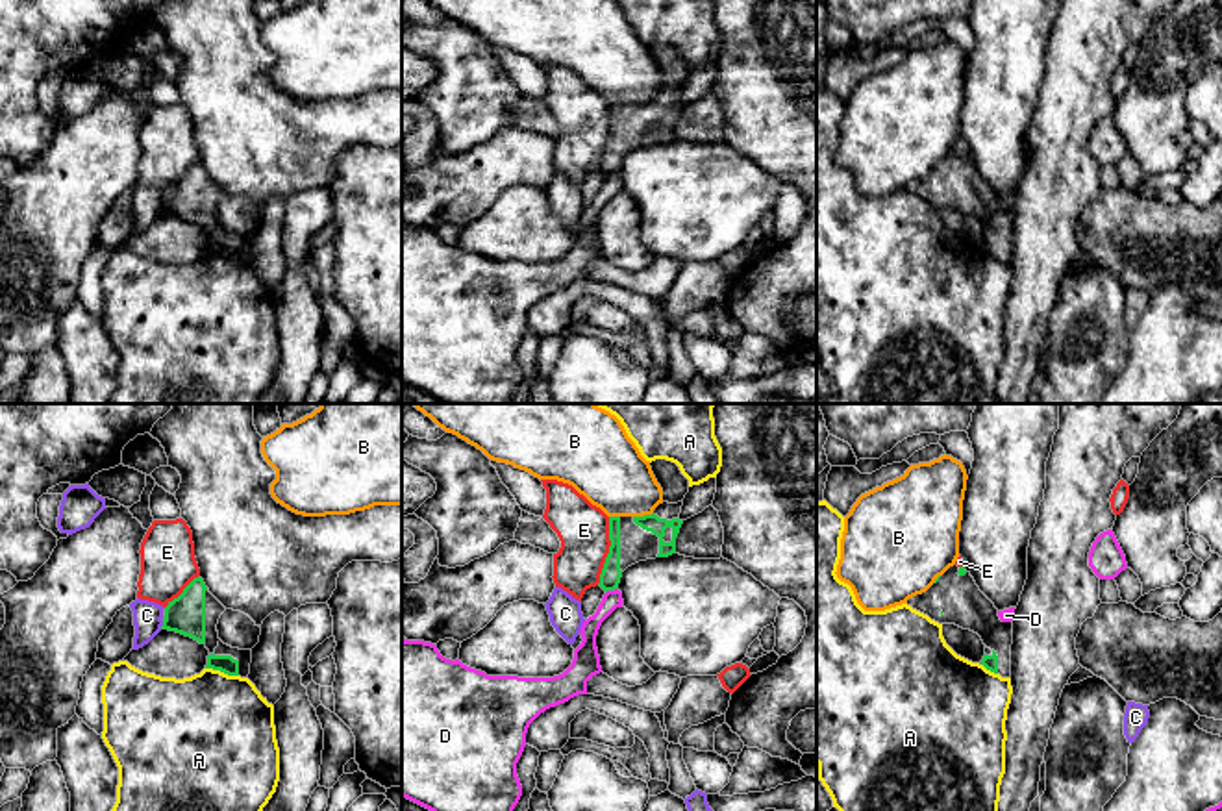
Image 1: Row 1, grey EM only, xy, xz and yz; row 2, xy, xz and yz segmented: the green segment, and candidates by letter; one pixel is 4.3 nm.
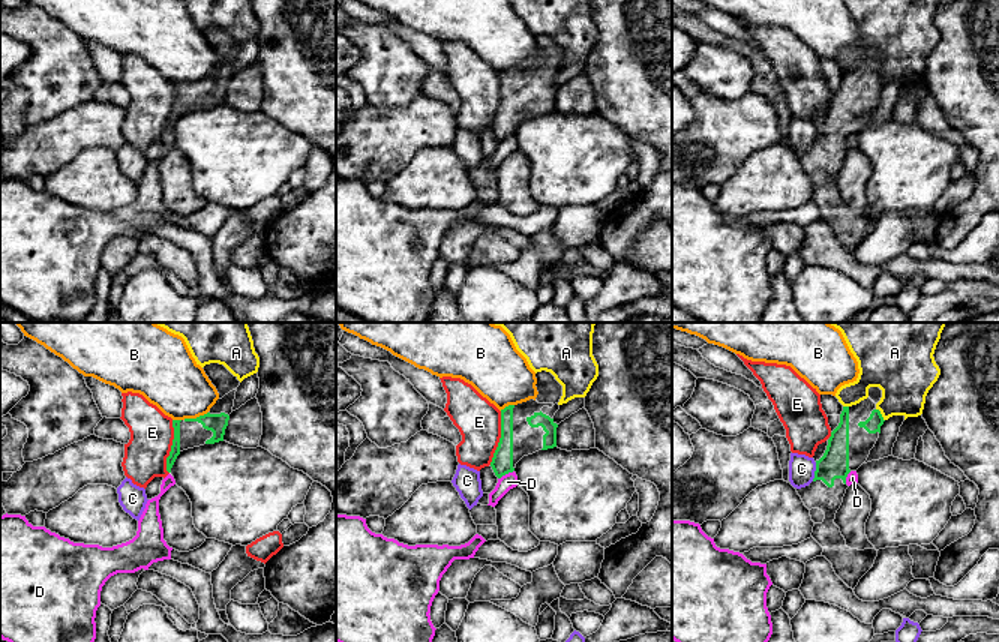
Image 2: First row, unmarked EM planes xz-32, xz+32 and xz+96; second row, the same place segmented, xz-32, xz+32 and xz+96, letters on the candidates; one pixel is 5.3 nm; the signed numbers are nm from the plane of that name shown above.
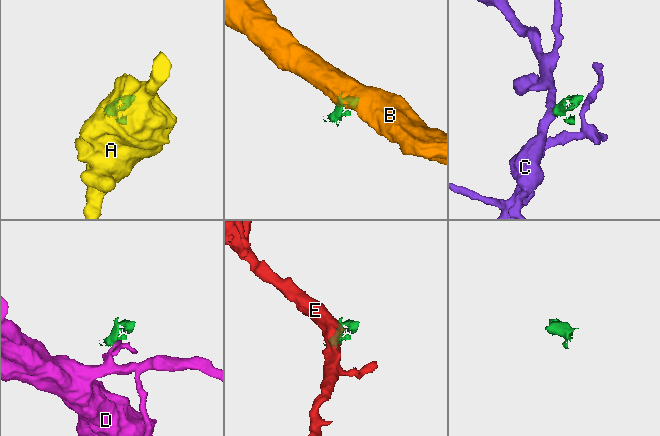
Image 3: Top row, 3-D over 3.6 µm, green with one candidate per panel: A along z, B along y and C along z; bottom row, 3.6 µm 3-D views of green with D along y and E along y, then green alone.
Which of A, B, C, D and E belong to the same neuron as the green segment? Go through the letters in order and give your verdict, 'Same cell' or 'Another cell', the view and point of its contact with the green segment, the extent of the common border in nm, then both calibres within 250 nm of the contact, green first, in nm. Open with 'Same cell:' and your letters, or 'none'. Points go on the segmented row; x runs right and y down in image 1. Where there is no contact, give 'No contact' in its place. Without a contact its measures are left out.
Same cell: none
A: Another cell. Touches green at xy (223, 671). Shared border 150 nm. Thickness 80 nm (green) against 480 nm
B: Another cell. Touches green at xz (645, 515). Shared border 90 nm. Thickness 80 nm (green) against 300 nm
C: Another cell. Touches green at xy (163, 624). Shared border 40 nm. Thickness 170 nm (green) against 130 nm
D: Another cell. Touches green at xz (611, 589). Shared border 60 nm. Thickness 90 nm (green) against 80 nm
E: Another cell. Touches green at xz (610, 550). Shared border 300 nm. Thickness 90 nm (green) against 220 nm

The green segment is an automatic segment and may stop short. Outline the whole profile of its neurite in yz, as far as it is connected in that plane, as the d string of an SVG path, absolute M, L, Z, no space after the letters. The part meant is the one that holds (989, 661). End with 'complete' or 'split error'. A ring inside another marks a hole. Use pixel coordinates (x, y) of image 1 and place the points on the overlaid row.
M950 567L926 593L909 598L907 605L939 624L955 624L978 633L985 644L981 665L1011 678L1013 620L1000 620L998 609L965 567Z | split error

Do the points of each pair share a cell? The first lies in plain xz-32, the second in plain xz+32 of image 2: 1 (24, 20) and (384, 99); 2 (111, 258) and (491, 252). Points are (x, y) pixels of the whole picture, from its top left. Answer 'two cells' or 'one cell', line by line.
1: one cell
2: two cells

